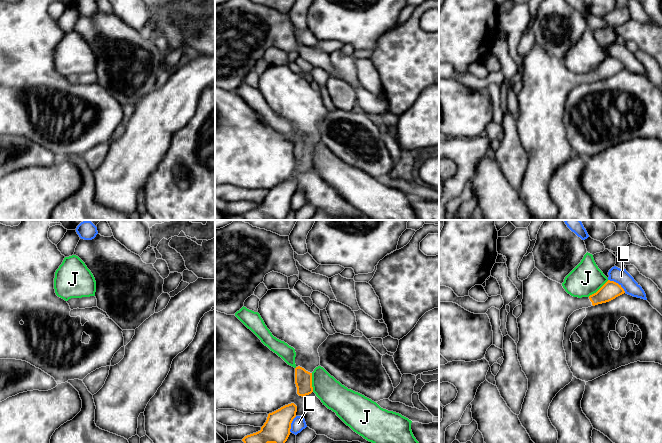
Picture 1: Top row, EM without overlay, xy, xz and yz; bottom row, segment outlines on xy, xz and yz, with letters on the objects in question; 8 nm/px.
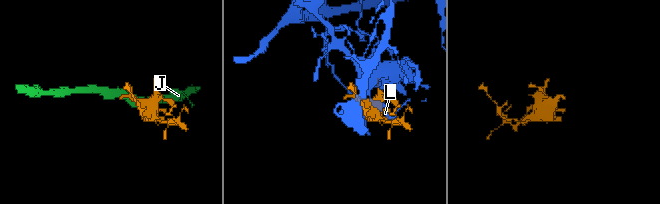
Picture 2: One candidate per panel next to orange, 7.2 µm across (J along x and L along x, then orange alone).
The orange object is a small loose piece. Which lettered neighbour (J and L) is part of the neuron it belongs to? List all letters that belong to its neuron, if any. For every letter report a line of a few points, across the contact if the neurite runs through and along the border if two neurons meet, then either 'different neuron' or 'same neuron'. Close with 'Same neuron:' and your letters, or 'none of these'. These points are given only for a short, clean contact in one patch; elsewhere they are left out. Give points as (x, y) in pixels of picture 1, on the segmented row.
J: line yz (608, 280), (588, 296); different neuron
L: different neuron
Same neuron: none of these

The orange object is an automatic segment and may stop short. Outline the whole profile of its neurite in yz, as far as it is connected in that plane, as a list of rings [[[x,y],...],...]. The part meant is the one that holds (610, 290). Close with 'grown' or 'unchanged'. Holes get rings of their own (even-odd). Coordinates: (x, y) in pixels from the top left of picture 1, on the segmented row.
[[[536,267],[522,282],[522,313],[517,318],[519,341],[516,345],[518,360],[528,379],[528,390],[518,418],[534,443],[557,443],[558,432],[548,417],[548,409],[556,394],[574,377],[563,347],[568,318],[576,310],[609,302],[625,291],[618,283],[608,280],[589,297],[573,297],[562,284],[549,279]]]; grown

